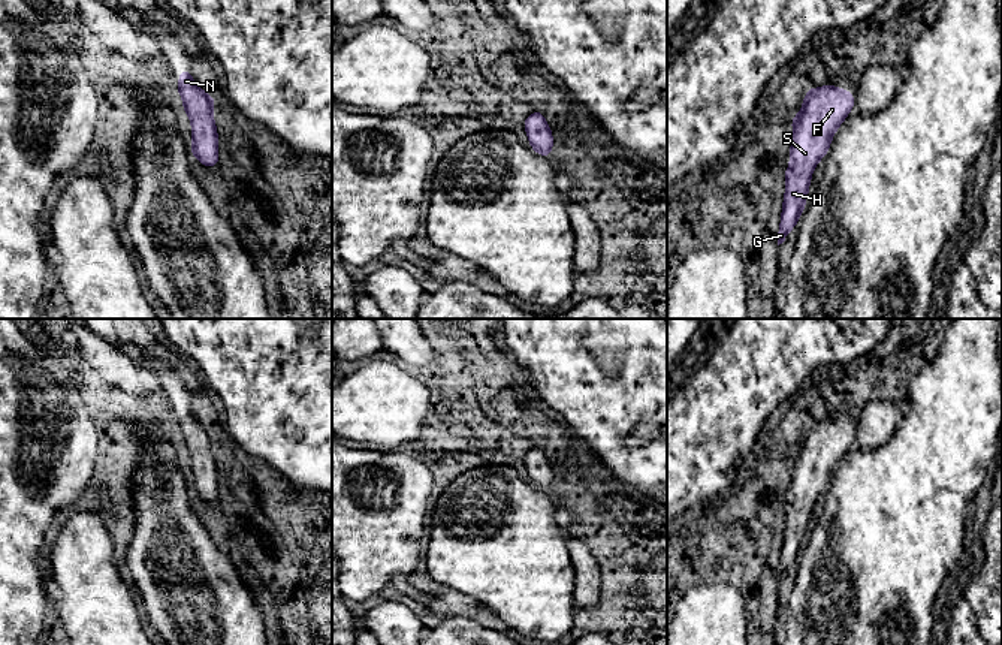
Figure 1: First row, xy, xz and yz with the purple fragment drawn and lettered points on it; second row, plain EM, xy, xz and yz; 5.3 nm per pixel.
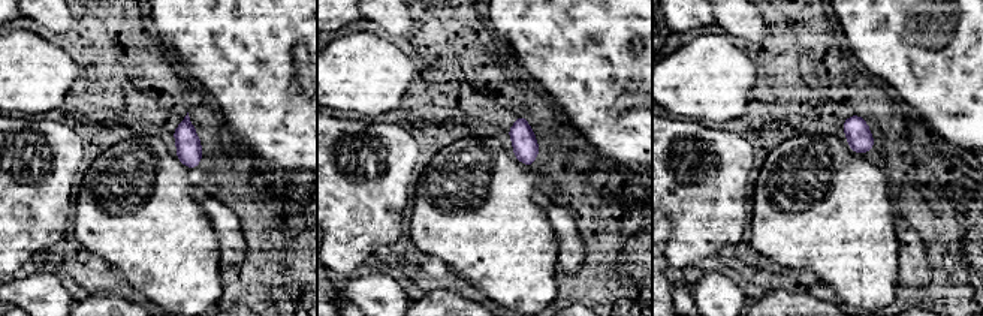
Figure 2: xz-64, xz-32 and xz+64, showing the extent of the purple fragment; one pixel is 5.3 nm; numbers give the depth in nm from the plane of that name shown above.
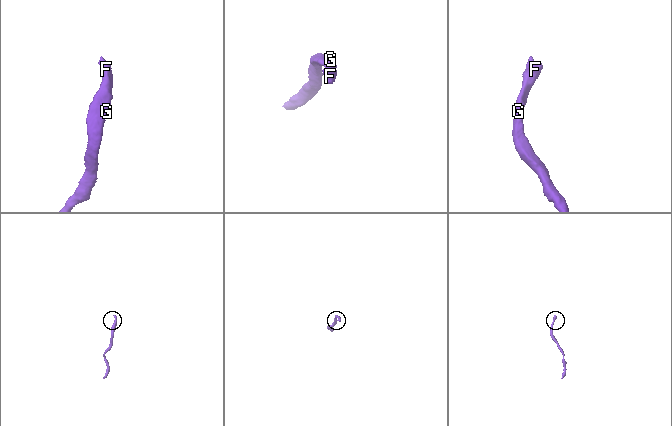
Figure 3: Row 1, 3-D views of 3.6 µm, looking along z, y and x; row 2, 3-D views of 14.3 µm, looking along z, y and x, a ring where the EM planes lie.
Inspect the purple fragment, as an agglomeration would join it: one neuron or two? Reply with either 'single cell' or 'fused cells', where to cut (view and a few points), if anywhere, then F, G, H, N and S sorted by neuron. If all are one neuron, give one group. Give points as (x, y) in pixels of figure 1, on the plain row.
single cell; no cut; F G H N S

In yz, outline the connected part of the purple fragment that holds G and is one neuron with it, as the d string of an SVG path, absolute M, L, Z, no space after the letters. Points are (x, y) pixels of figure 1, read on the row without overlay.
M832 419L808 424L802 446L793 452L794 465L790 483L790 501L785 510L785 531L782 540L778 581L796 563L809 527L815 500L826 492L833 470L855 440L848 425Z

